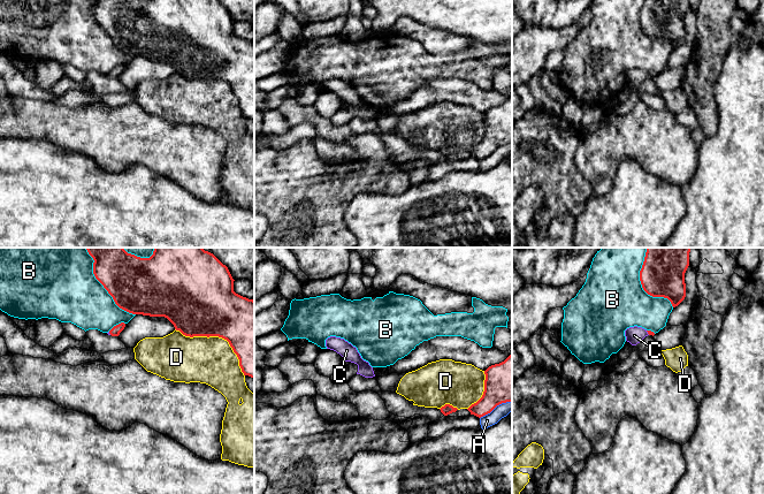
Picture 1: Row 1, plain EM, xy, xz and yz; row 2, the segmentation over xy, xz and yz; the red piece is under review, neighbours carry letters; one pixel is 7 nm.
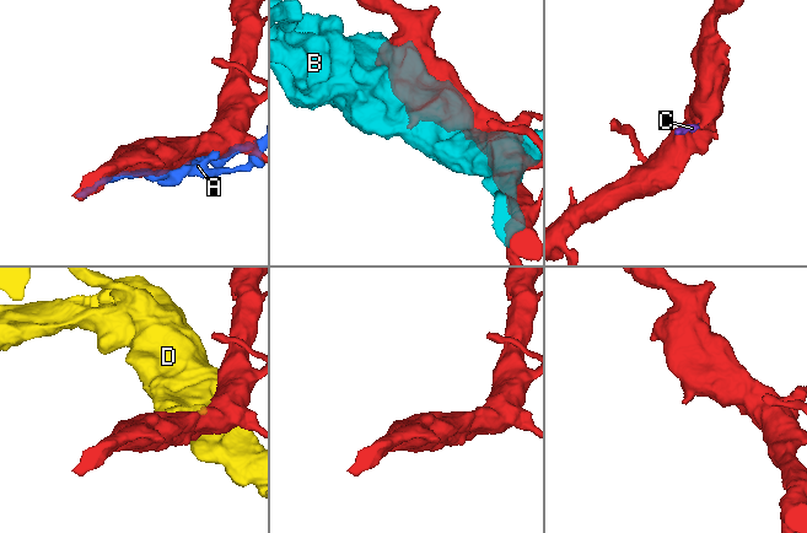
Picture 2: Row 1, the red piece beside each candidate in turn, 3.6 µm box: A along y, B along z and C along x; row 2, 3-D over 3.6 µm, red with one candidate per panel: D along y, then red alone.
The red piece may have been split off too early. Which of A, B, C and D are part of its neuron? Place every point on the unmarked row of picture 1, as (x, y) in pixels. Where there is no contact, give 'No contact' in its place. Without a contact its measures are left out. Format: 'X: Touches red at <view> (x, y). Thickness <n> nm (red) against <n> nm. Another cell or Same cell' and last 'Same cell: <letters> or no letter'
A: Touches red at xz (495, 149). Thickness 300 nm (red) against 90 nm. Another cell
B: Touches red at xy (106, 31). Thickness 400 nm (red) against 400 nm. Another cell
C: Touches red at yz (648, 75). Thickness 30 nm (red) against 120 nm. Same cell
D: Touches red at xy (219, 78). Thickness 440 nm (red) against 320 nm. Another cell
Same cell: C

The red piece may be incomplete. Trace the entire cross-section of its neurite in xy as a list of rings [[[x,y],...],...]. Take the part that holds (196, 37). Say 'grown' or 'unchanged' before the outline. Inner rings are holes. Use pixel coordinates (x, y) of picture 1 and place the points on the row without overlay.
unchanged; [[[93,0],[93,16],[113,39],[115,46],[132,56],[150,59],[165,59],[185,78],[219,78],[227,82],[239,101],[244,117],[254,121],[254,43],[243,39],[234,33],[234,21],[226,7],[217,0]]]

